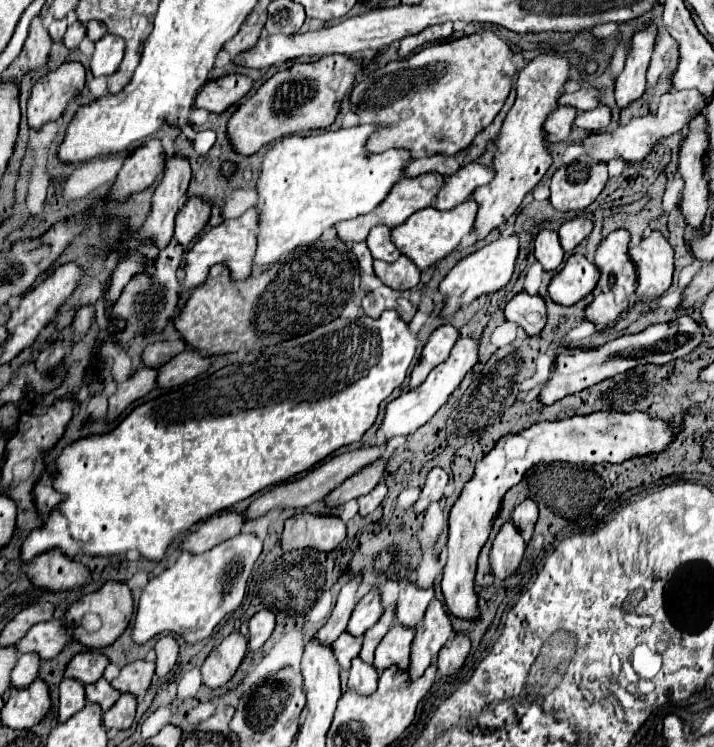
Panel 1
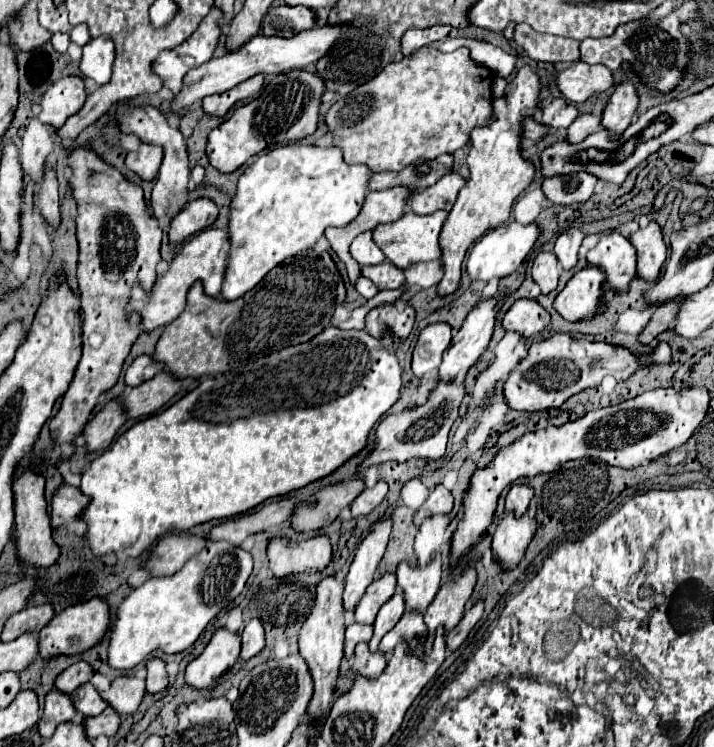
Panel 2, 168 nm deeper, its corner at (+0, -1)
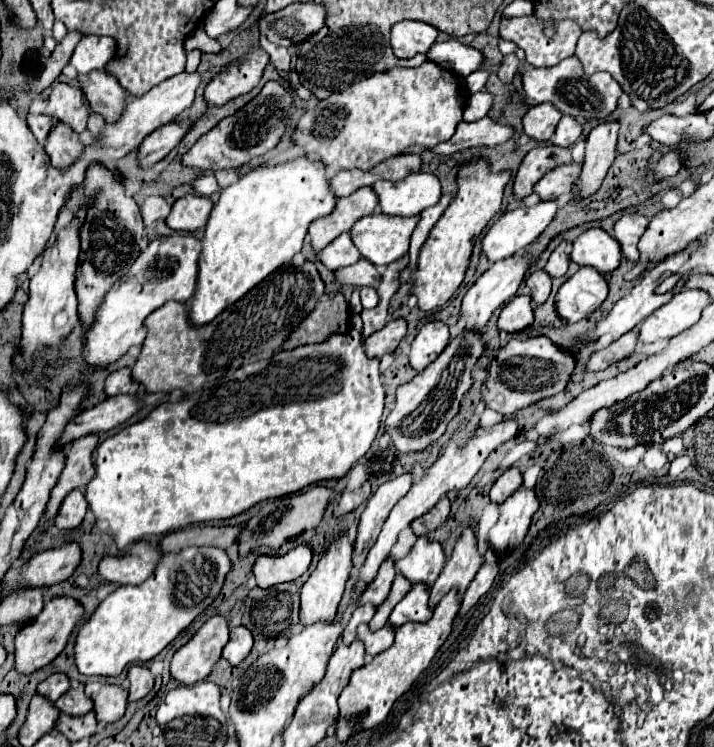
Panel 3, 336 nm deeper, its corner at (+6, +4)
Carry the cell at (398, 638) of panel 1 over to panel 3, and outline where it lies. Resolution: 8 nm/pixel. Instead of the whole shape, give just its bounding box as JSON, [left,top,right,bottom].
[390,584,432,628]

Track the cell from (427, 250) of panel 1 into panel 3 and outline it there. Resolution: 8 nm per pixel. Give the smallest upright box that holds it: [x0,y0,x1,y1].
[350,212,420,266]

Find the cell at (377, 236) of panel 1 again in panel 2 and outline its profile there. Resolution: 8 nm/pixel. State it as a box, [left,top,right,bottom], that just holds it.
[350,231,386,267]

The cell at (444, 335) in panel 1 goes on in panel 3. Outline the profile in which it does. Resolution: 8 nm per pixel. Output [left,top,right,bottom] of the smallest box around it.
[410,322,450,372]

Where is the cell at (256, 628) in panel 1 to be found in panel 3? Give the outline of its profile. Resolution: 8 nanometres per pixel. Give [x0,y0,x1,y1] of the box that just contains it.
[222,626,252,666]

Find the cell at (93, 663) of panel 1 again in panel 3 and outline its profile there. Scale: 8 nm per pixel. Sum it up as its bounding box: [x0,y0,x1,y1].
[36,674,70,702]

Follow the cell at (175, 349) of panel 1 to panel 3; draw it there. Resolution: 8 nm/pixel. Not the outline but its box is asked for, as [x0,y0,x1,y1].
[104,368,138,396]

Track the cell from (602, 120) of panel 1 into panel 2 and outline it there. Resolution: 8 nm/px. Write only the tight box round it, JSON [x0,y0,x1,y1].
[568,113,600,143]

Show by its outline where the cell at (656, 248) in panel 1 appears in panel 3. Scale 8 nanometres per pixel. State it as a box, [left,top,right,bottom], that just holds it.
[612,214,648,262]

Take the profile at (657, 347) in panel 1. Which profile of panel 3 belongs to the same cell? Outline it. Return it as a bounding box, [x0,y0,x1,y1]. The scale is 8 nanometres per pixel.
[484,336,574,416]

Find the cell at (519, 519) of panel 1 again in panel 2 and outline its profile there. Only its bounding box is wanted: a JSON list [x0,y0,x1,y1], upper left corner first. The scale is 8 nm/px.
[506,485,534,517]

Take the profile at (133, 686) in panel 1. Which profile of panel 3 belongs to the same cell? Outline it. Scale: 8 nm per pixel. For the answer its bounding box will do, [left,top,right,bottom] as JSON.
[92,686,128,724]

